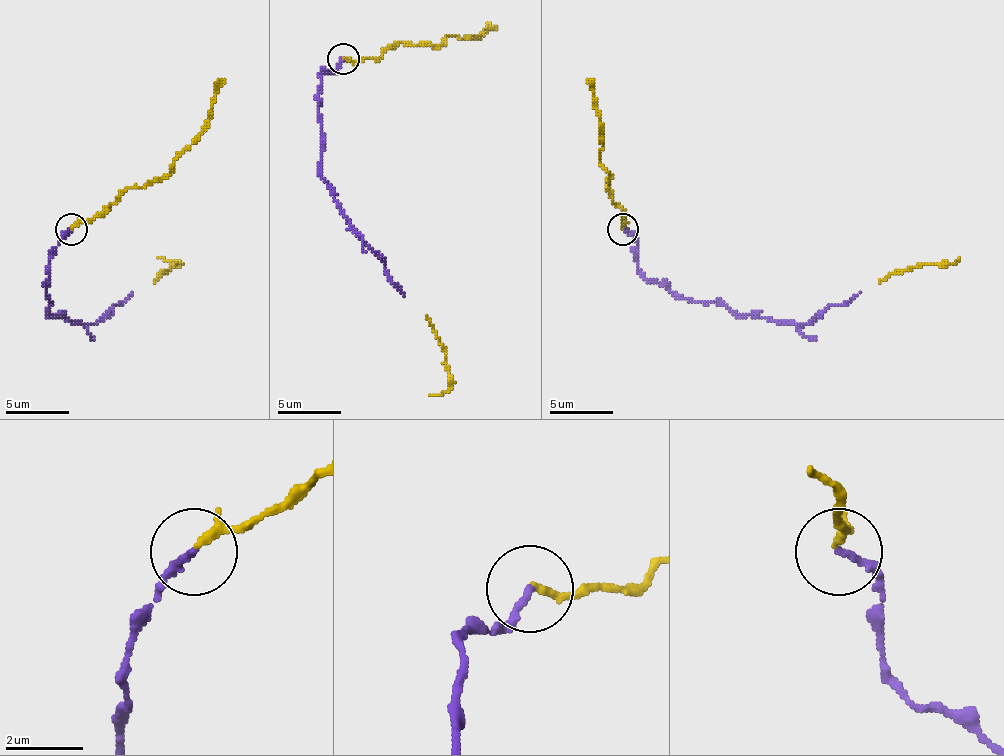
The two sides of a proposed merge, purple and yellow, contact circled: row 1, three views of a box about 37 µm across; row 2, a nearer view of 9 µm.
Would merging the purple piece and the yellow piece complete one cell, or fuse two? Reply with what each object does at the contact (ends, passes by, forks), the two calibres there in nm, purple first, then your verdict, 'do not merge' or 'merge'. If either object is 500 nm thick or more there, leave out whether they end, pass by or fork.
purple ends; yellow ends; calibres 170 and 200 nm; merge

